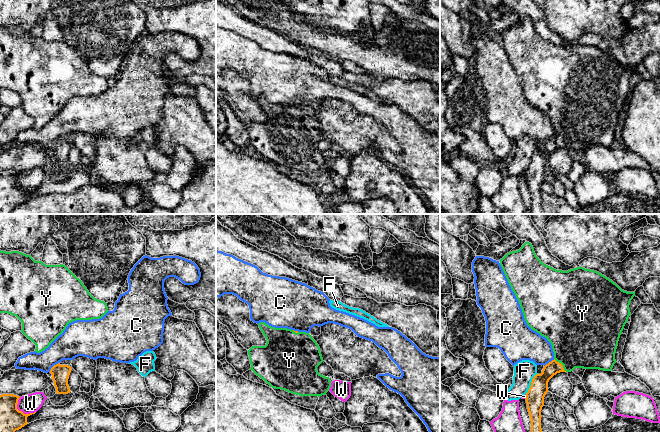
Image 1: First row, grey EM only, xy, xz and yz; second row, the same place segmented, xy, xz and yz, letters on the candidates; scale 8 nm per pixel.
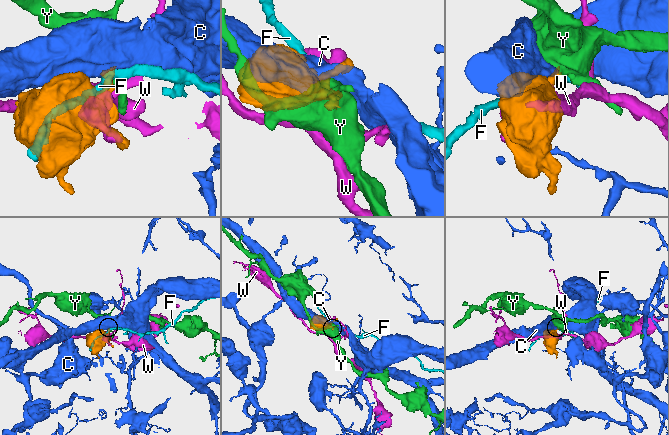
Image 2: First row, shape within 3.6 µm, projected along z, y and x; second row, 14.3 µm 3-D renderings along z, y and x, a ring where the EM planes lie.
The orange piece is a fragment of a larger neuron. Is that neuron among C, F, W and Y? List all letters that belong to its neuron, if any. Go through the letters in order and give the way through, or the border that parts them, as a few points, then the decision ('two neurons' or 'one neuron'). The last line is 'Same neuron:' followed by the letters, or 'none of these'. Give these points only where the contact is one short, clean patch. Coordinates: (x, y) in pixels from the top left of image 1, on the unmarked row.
C: two neurons
F: two neurons
W: two neurons
Y: way yz (539, 162), (561, 140), (579, 115); one neuron
Same neuron: Y

